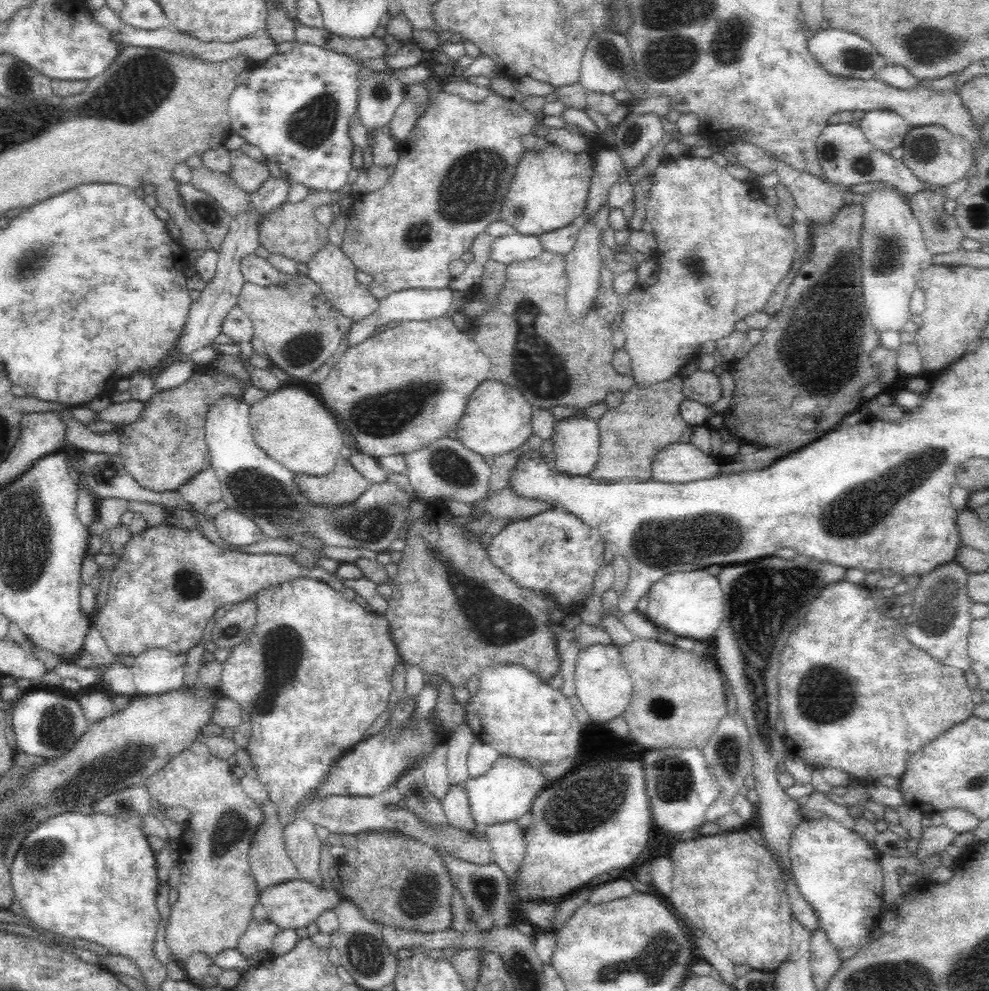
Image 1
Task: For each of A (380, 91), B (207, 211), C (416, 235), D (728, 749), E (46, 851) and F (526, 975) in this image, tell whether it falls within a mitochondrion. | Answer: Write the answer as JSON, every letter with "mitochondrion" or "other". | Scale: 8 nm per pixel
{"A":"mitochondrion","B":"mitochondrion","C":"mitochondrion","D":"mitochondrion","E":"mitochondrion","F":"mitochondrion"}

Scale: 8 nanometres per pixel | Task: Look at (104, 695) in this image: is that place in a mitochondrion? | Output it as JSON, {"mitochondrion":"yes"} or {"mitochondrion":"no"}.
{"mitochondrion":"no"}

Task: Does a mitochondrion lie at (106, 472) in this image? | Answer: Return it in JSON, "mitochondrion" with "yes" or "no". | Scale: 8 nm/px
{"mitochondrion":"yes"}

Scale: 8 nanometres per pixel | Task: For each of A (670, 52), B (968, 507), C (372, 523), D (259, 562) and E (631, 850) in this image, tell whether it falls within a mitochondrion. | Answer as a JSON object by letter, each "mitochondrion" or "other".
{"A":"mitochondrion","B":"other","C":"mitochondrion","D":"other","E":"other"}

